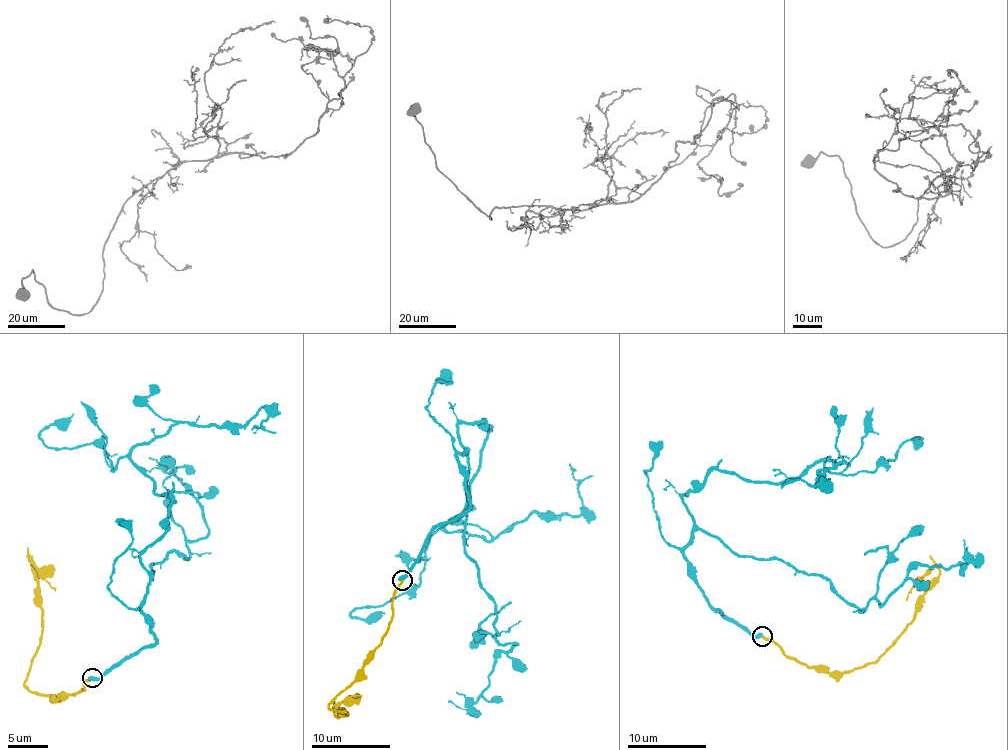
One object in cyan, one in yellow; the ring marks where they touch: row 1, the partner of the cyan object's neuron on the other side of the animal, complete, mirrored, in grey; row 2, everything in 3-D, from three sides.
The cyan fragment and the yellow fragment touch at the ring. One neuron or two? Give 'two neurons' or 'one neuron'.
two neurons

